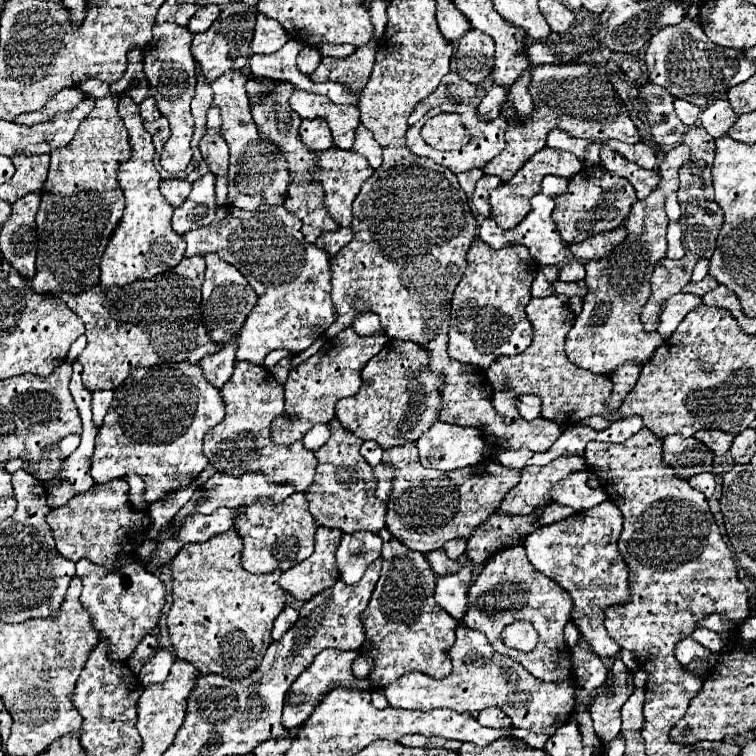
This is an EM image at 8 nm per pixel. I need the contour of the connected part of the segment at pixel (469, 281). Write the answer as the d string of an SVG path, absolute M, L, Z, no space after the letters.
M475 239L467 253L465 275L451 299L447 353L461 363L481 369L487 369L499 355L523 353L533 337L533 325L527 321L525 307L531 301L531 283L537 271L537 261L523 245L491 249L481 239Z

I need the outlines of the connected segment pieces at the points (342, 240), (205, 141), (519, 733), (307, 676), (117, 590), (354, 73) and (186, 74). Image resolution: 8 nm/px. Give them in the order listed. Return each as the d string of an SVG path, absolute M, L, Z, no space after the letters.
M339 227L337 231L323 231L321 237L317 239L317 247L327 251L329 255L335 255L343 245L351 241L353 233L349 227Z
M211 107L207 113L207 133L199 143L201 155L209 163L211 171L217 175L217 205L227 203L227 159L229 159L229 149L227 143L223 141L221 133L221 115L217 107Z
M515 729L515 737L519 737L519 739L523 739L527 745L531 745L531 747L535 747L535 749L543 749L543 745L545 745L545 741L551 737L555 733L555 729L551 729L551 733L527 733L527 731L523 731L523 729Z
M323 649L313 665L309 665L309 669L305 669L305 673L301 673L297 677L297 681L291 685L291 689L287 691L287 697L285 697L285 709L283 709L283 725L287 729L293 729L293 727L299 727L311 713L313 709L319 705L323 693L329 689L329 687L347 687L347 689L359 689L359 691L371 691L373 685L371 685L371 679L365 677L365 679L359 679L353 675L351 671L351 665L353 661L357 659L359 651L353 649L353 651L339 651L339 649Z
M119 553L117 561L117 569L106 569L88 559L81 559L77 563L77 575L83 581L81 605L89 611L99 637L109 639L111 657L125 661L129 653L141 643L141 639L159 625L161 609L165 605L165 587L157 587L157 577L131 555Z
M369 41L367 45L359 47L353 55L345 59L333 59L333 57L323 57L319 67L309 75L311 81L323 83L323 81L339 81L351 87L353 91L359 91L367 85L373 63L375 63L375 49L377 43Z
M157 23L153 27L153 41L143 49L143 71L149 81L149 91L157 101L157 107L163 117L169 119L171 137L165 143L160 164L165 171L175 173L183 171L191 160L191 138L193 135L193 117L189 103L195 95L195 61L191 57L191 31L175 23Z

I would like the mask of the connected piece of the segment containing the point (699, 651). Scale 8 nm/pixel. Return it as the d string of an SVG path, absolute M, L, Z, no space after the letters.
M683 637L675 647L675 655L677 655L679 663L683 663L683 665L687 665L687 661L703 659L703 661L707 661L707 665L715 667L721 653L711 653L709 649L703 649L703 645L699 645L693 637Z

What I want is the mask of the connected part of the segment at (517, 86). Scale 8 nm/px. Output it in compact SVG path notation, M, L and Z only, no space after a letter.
M523 71L521 77L509 89L509 105L521 117L531 115L535 109L529 95L529 83L531 83L531 71Z

